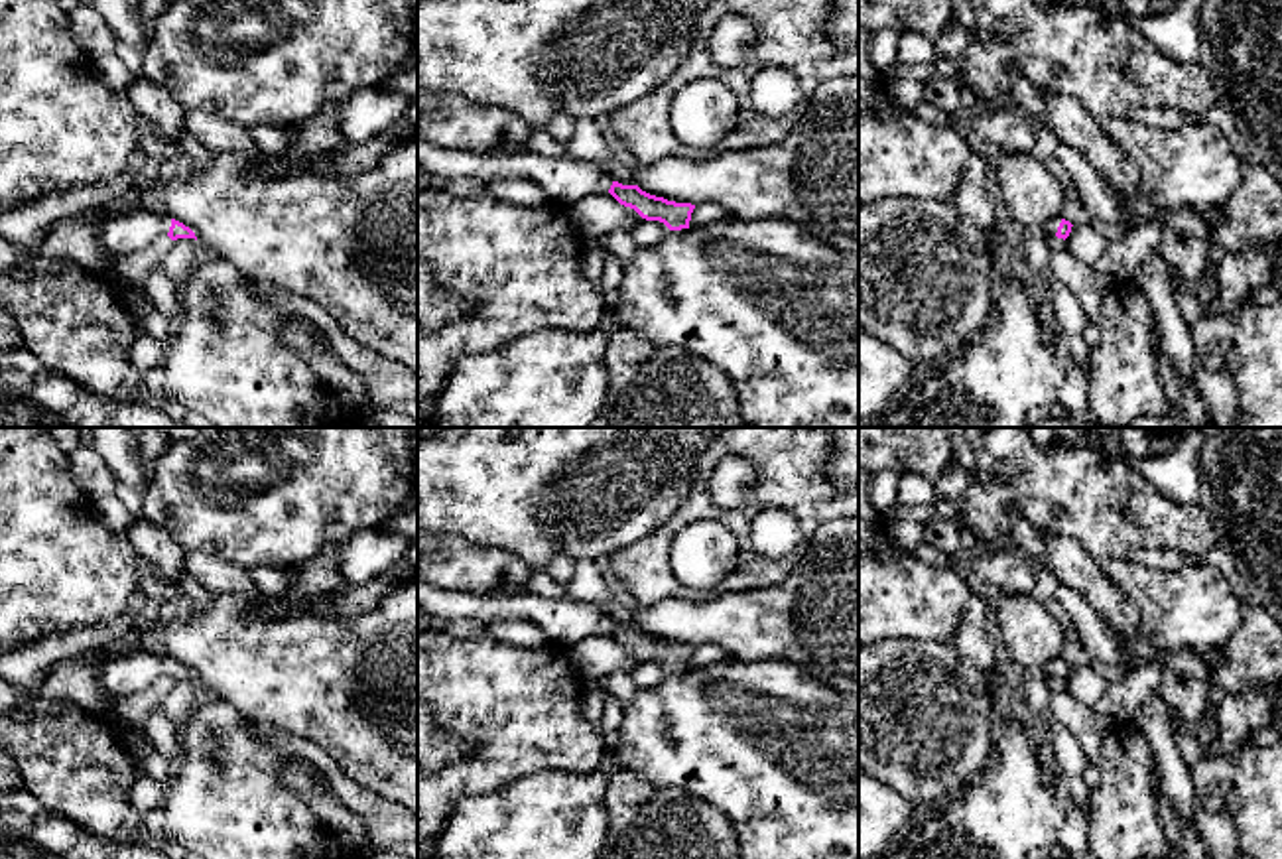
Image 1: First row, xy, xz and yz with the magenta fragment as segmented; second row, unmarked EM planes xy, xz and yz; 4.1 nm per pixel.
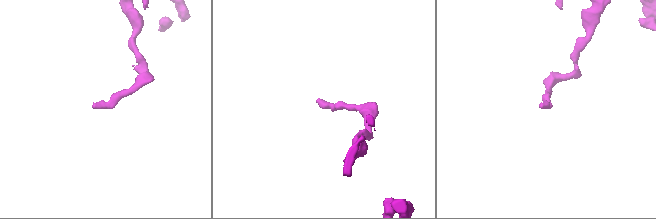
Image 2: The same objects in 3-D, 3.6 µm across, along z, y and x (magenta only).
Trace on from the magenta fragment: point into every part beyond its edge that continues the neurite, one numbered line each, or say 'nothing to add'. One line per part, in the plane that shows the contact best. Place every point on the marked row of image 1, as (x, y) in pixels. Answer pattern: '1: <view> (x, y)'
1: xy (134, 231)

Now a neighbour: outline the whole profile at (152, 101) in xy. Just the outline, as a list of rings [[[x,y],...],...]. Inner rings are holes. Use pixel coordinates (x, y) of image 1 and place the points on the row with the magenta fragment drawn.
[[[138,75],[126,89],[126,95],[134,110],[148,122],[154,122],[173,142],[177,140],[181,130],[187,130],[187,110],[165,87],[152,83],[144,75]]]

